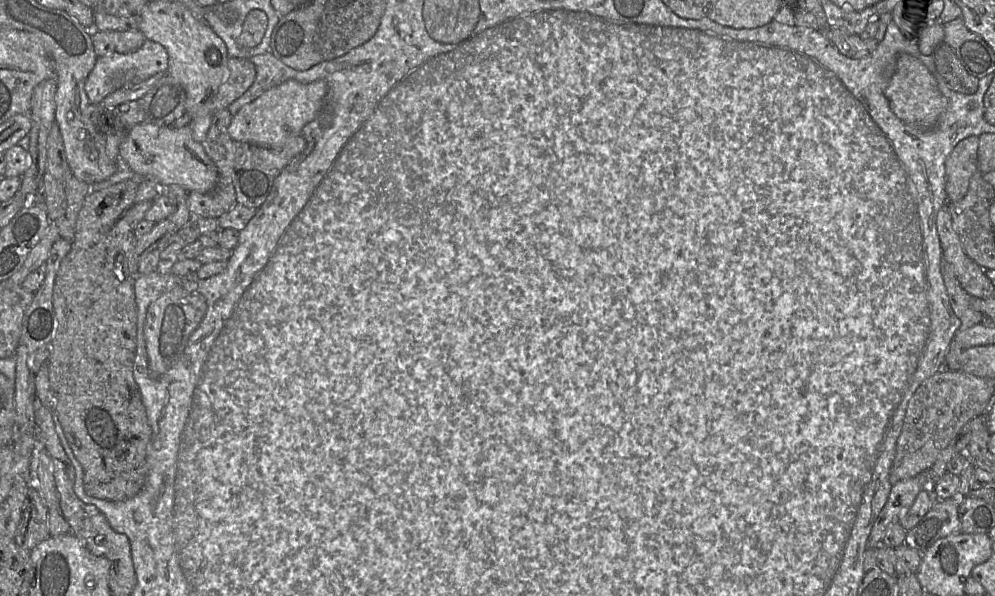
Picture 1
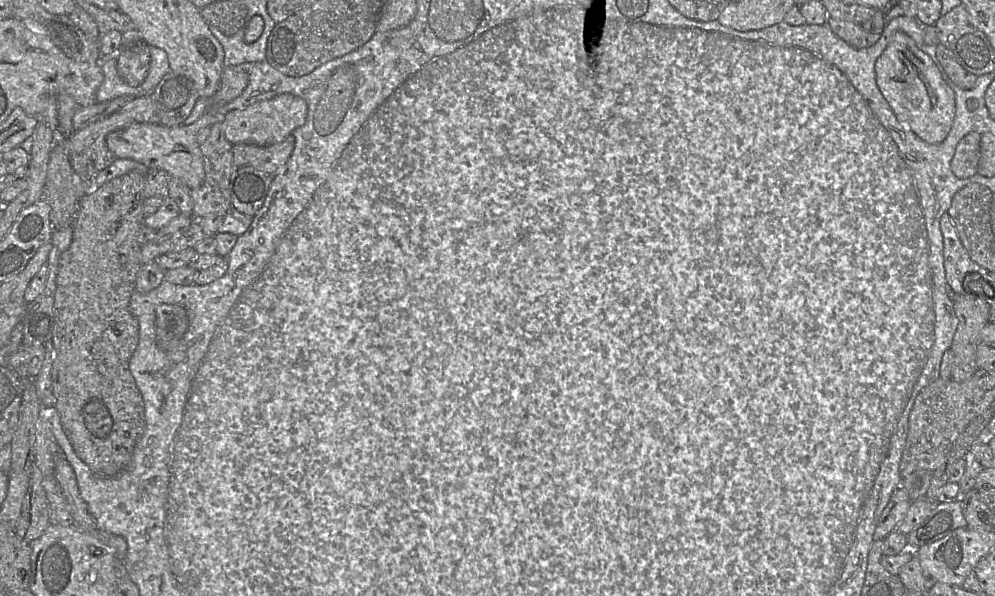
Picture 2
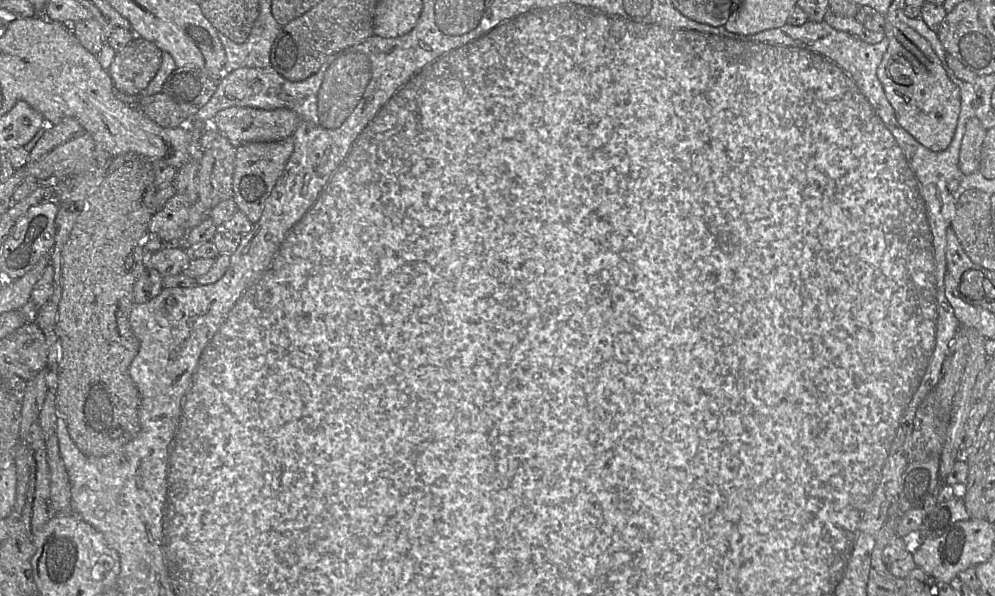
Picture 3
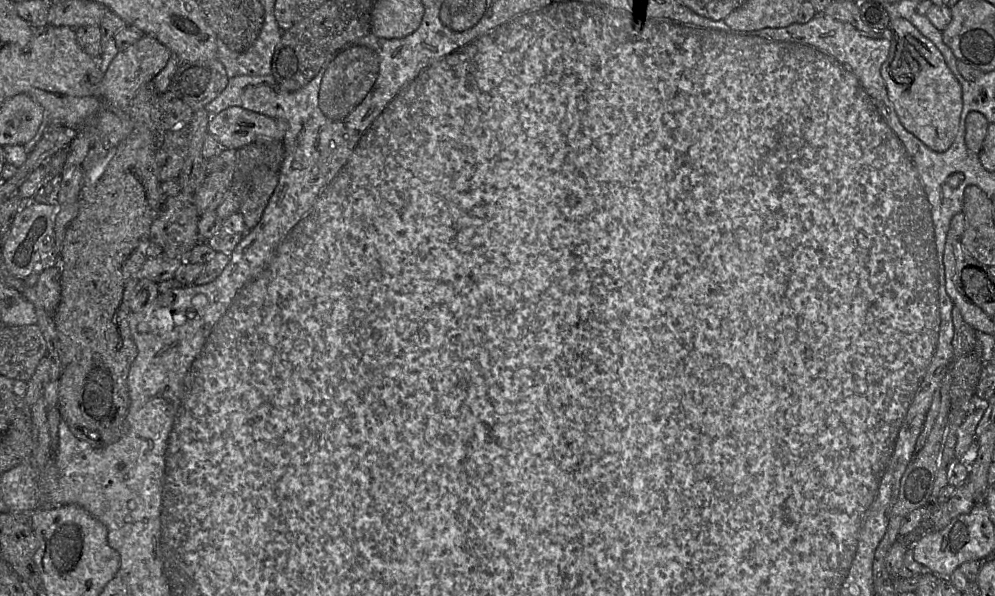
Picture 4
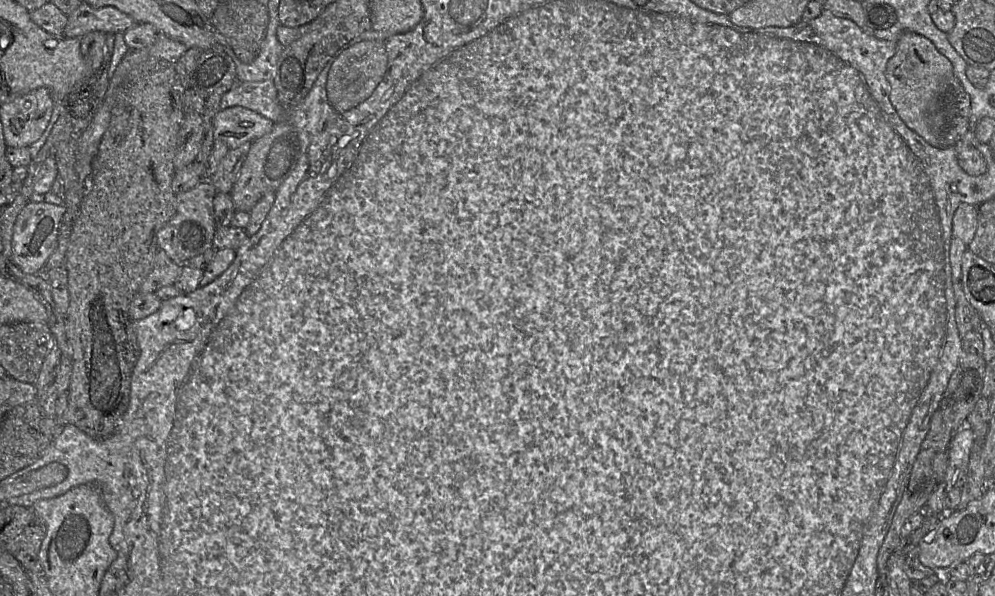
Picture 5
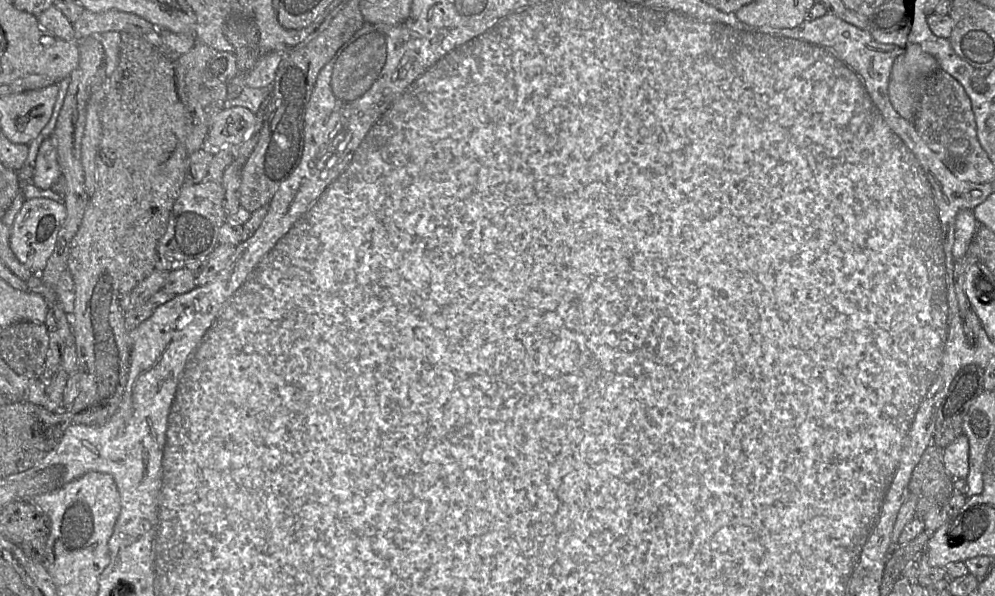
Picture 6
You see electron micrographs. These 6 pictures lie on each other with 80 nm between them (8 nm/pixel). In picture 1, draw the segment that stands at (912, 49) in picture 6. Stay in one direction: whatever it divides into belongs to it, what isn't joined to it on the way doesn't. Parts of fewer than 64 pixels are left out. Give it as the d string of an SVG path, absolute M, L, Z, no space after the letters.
M906 53L898 57L896 71L889 80L885 95L894 114L919 130L933 129L948 105L948 100L939 91L933 74L918 58Z

